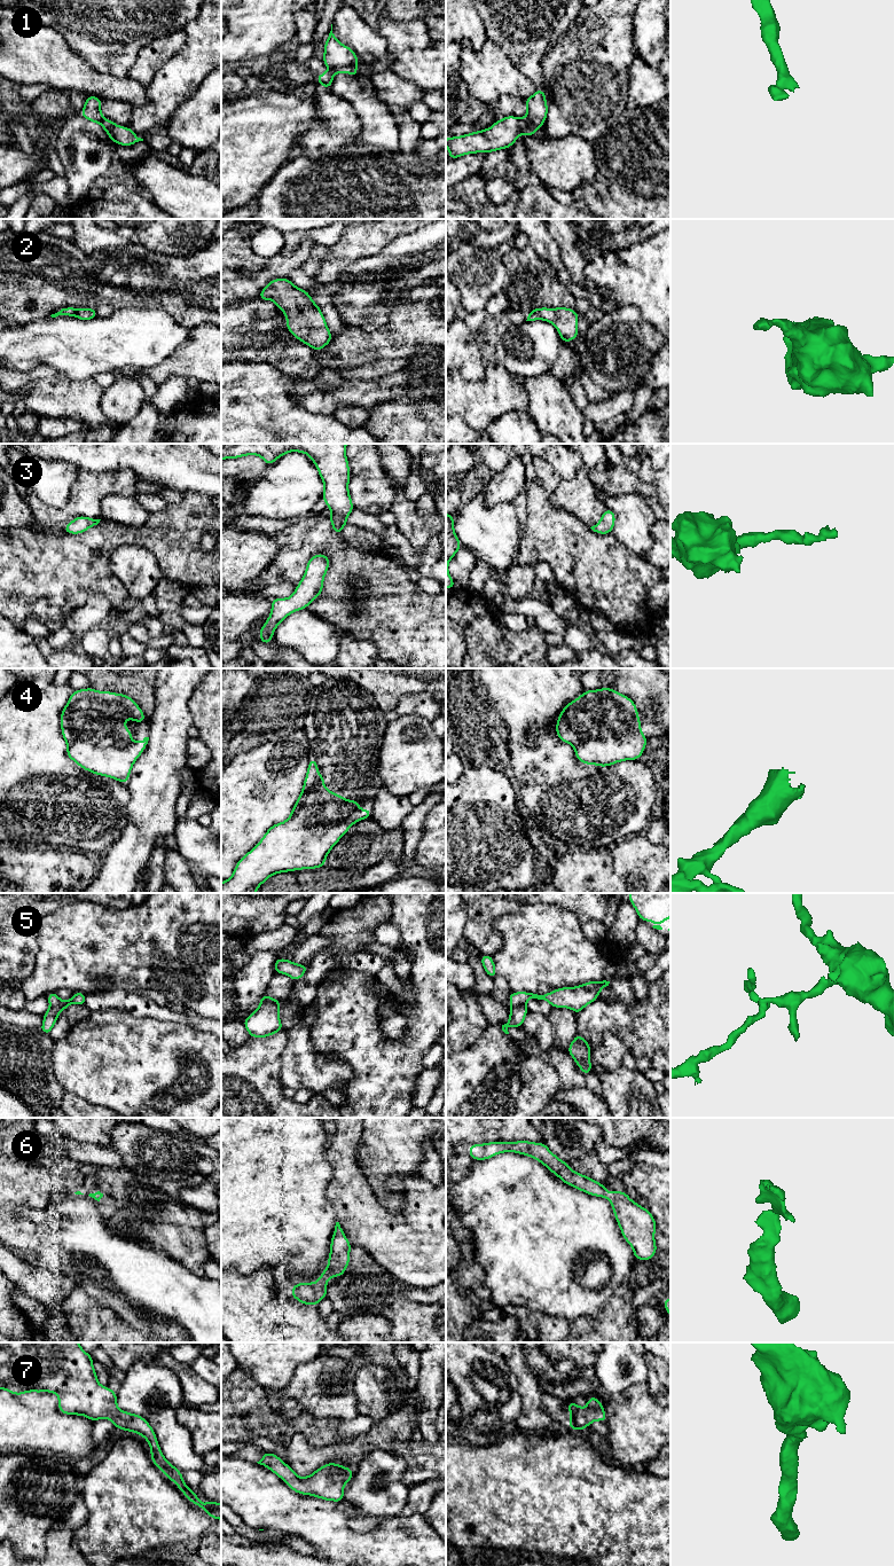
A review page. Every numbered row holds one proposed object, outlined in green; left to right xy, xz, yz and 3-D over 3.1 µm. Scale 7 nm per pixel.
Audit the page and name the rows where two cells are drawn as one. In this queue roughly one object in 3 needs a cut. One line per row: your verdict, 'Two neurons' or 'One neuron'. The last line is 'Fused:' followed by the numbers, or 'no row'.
1: Two neurons
2: One neuron
3: One neuron
4: One neuron
5: Two neurons
6: One neuron
7: One neuron
Fused: 1, 5

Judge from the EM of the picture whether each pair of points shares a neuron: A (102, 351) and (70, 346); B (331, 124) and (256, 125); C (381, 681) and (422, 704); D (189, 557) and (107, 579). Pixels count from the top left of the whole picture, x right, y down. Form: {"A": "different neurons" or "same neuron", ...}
{"A": "same neuron", "B": "different neurons", "C": "different neurons", "D": "same neuron"}

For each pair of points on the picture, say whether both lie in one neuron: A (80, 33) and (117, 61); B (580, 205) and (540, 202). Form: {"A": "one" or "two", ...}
{"A": "one", "B": "one"}

